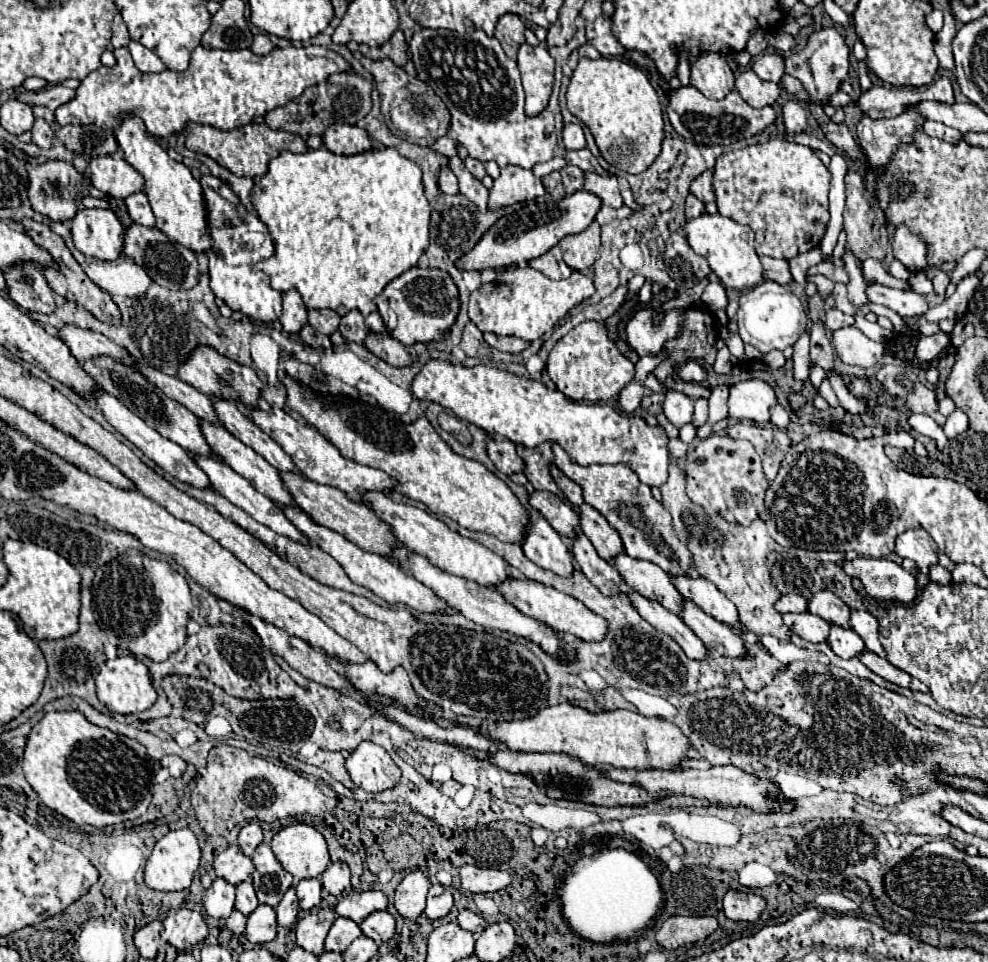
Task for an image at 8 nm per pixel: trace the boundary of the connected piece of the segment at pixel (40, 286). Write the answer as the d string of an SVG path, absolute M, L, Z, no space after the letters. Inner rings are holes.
M27 263L27 267L11 267L11 271L3 271L3 275L7 293L17 305L25 307L27 311L53 313L53 293L39 267L31 267L31 263Z

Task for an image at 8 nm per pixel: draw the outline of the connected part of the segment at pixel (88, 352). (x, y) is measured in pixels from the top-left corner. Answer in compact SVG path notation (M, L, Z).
M67 323L59 329L59 337L71 349L71 355L79 363L83 363L95 355L111 355L113 359L119 359L127 365L133 365L131 359L127 357L127 351L123 347L119 347L117 343L111 343L111 339L107 339L103 333Z

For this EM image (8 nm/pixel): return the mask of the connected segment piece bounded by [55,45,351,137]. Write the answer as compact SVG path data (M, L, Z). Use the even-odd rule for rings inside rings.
M119 47L113 49L113 55L117 59L117 63L113 67L101 67L93 73L89 73L81 85L77 87L77 95L75 99L71 99L69 103L61 105L55 111L55 119L59 125L91 125L97 121L99 113L101 119L107 119L107 123L111 123L109 119L113 117L113 127L117 125L117 115L121 111L127 113L135 113L145 121L147 133L151 133L153 137L167 137L175 131L181 131L185 127L187 121L195 121L201 125L211 125L223 131L247 125L247 123L255 123L261 121L269 111L273 111L275 107L287 105L291 99L299 97L307 87L325 83L333 73L345 73L351 69L351 65L343 59L343 55L331 51L329 47L285 47L279 49L275 47L269 55L255 55L249 49L235 49L235 51L223 51L223 49L205 49L205 47L197 47L191 55L191 65L187 71L163 71L163 73L141 73L127 47Z

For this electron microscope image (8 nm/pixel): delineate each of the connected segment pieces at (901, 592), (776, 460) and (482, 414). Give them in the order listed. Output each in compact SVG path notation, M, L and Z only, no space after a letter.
M857 557L853 561L843 561L841 569L849 577L861 579L865 591L873 599L891 599L899 603L909 603L917 595L917 583L913 573L905 571L901 565L889 559Z
M733 423L727 427L727 435L733 439L747 439L755 445L763 459L763 471L769 481L775 479L783 457L791 447L791 439L785 429L759 427L753 423Z
M429 359L421 373L415 375L413 385L411 385L413 397L417 399L429 399L433 403L439 403L447 409L451 409L459 419L465 419L489 435L499 433L501 437L509 439L515 445L523 447L537 447L539 443L559 443L571 457L573 463L579 463L583 467L587 465L615 465L615 463L625 463L629 465L641 483L649 487L661 487L667 481L667 471L669 471L669 451L667 443L669 437L661 425L651 427L645 423L643 417L639 415L627 415L625 411L613 409L609 405L593 405L593 403L577 403L567 399L561 391L545 387L541 381L535 381L531 377L515 375L505 369L495 369L489 365L475 365L475 367L463 367L455 365L449 361L441 359Z

